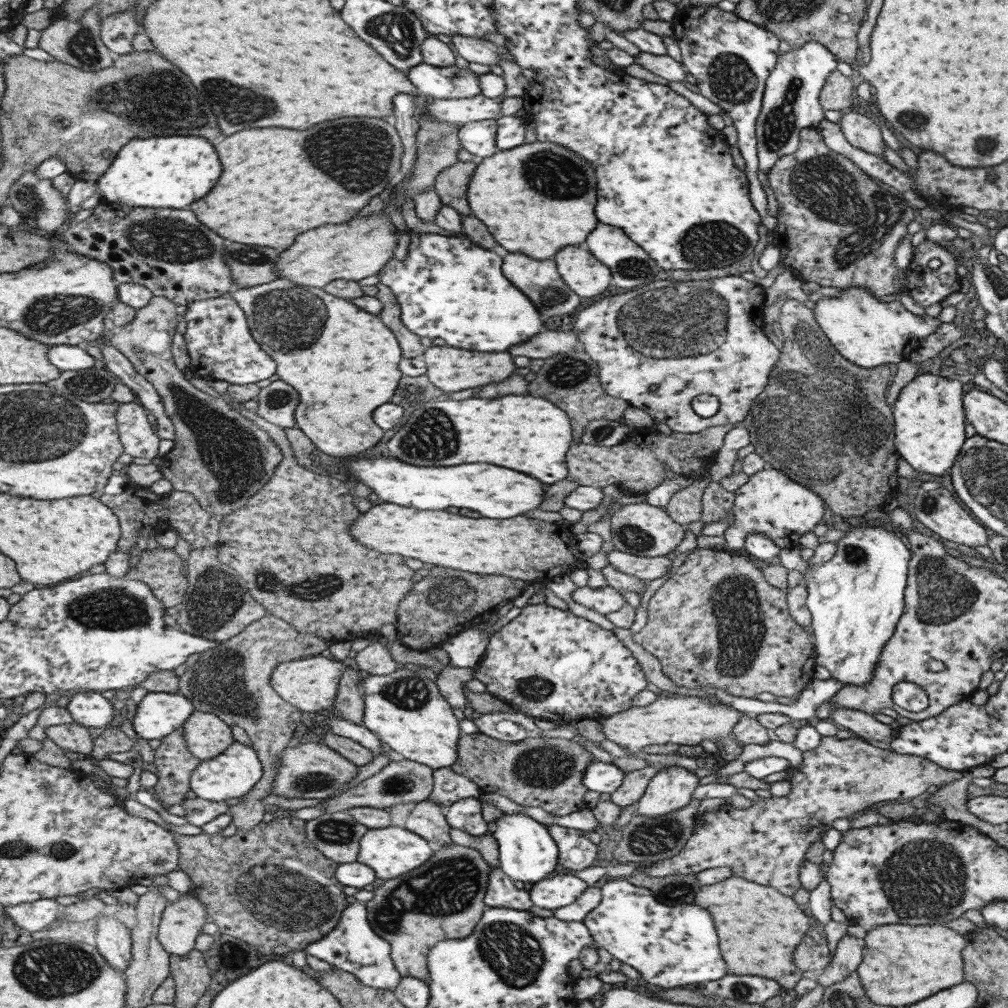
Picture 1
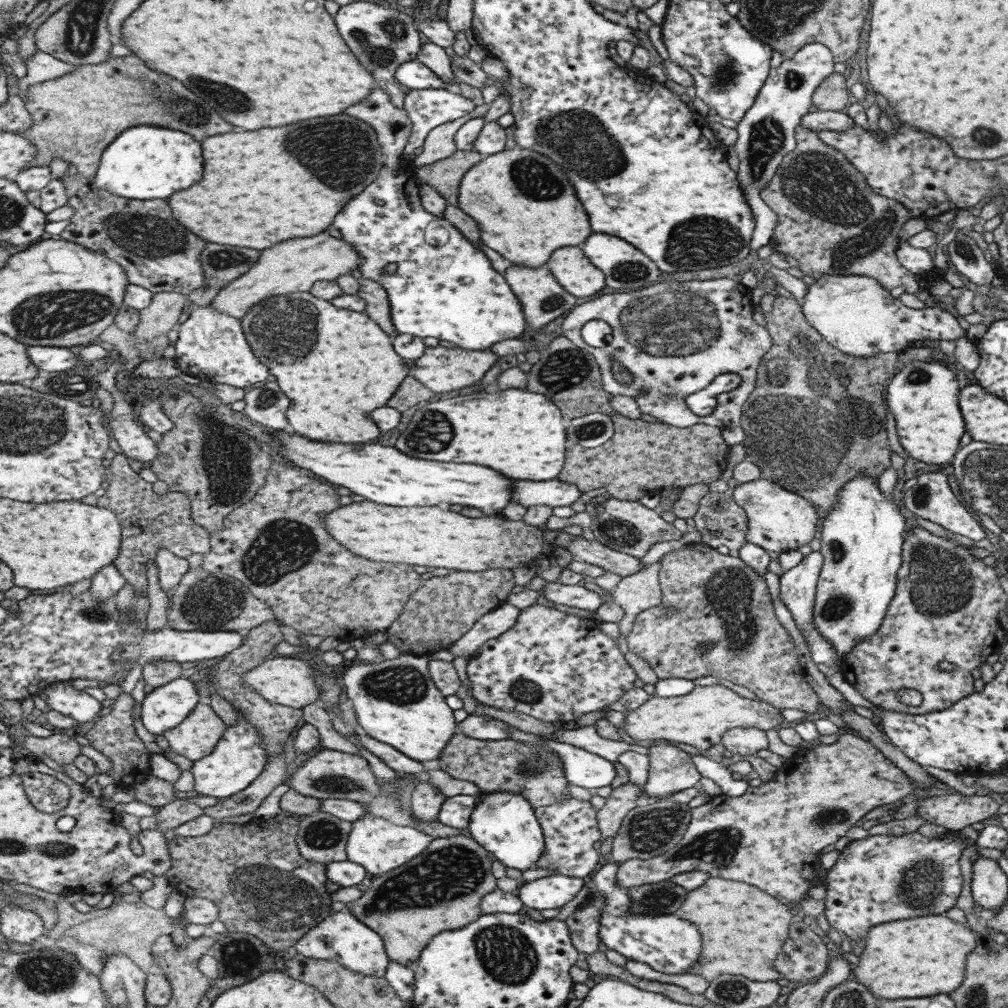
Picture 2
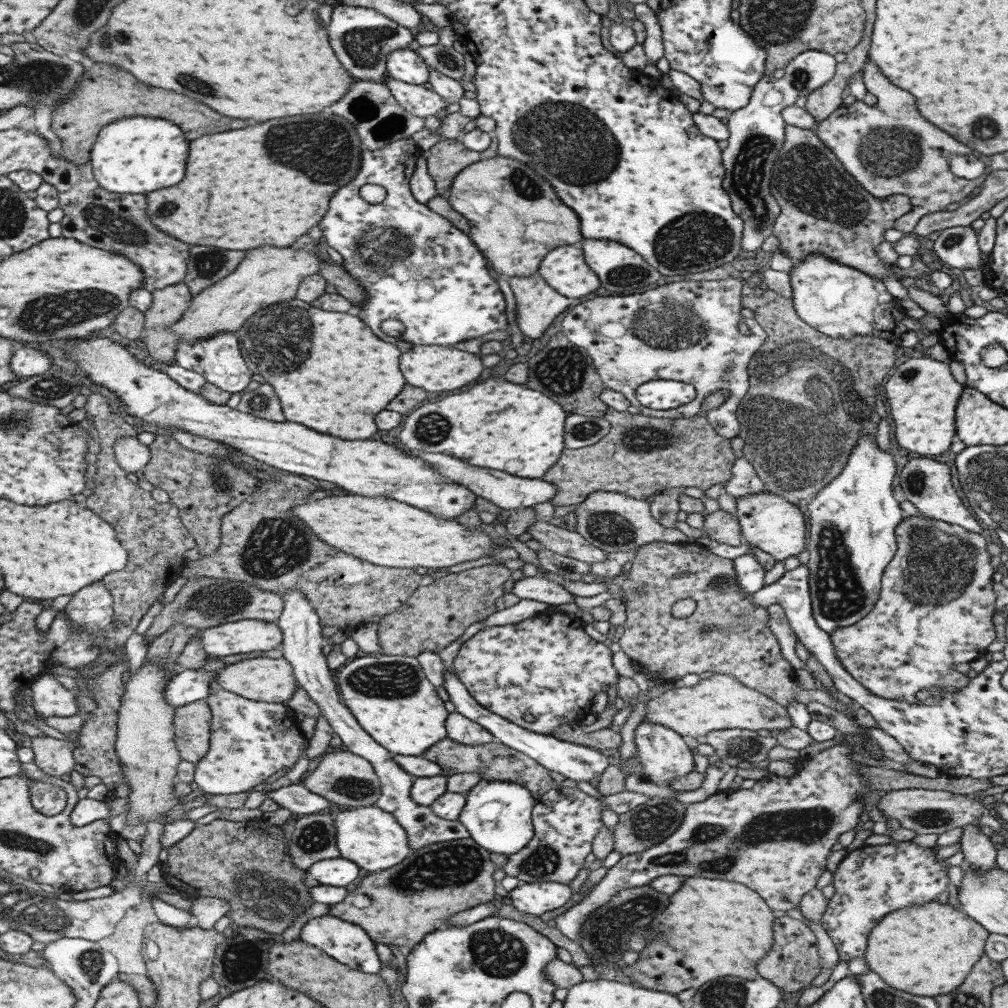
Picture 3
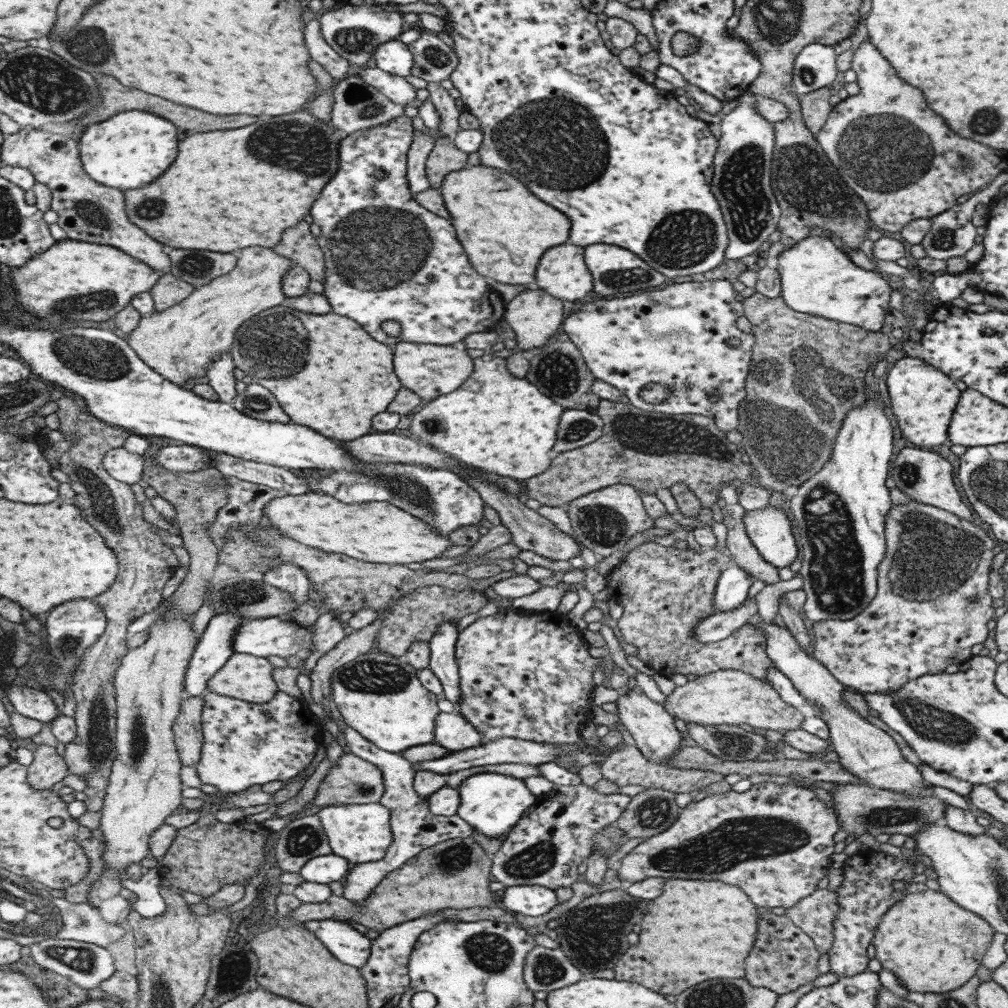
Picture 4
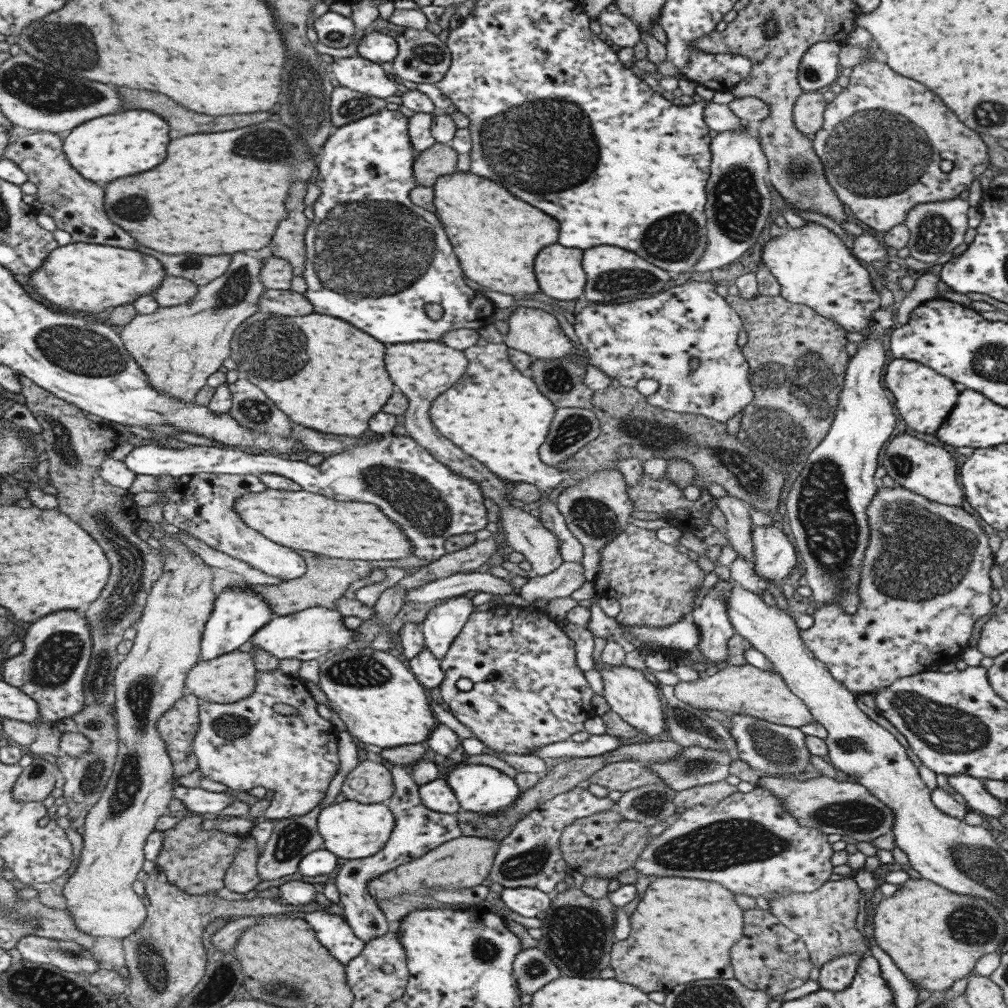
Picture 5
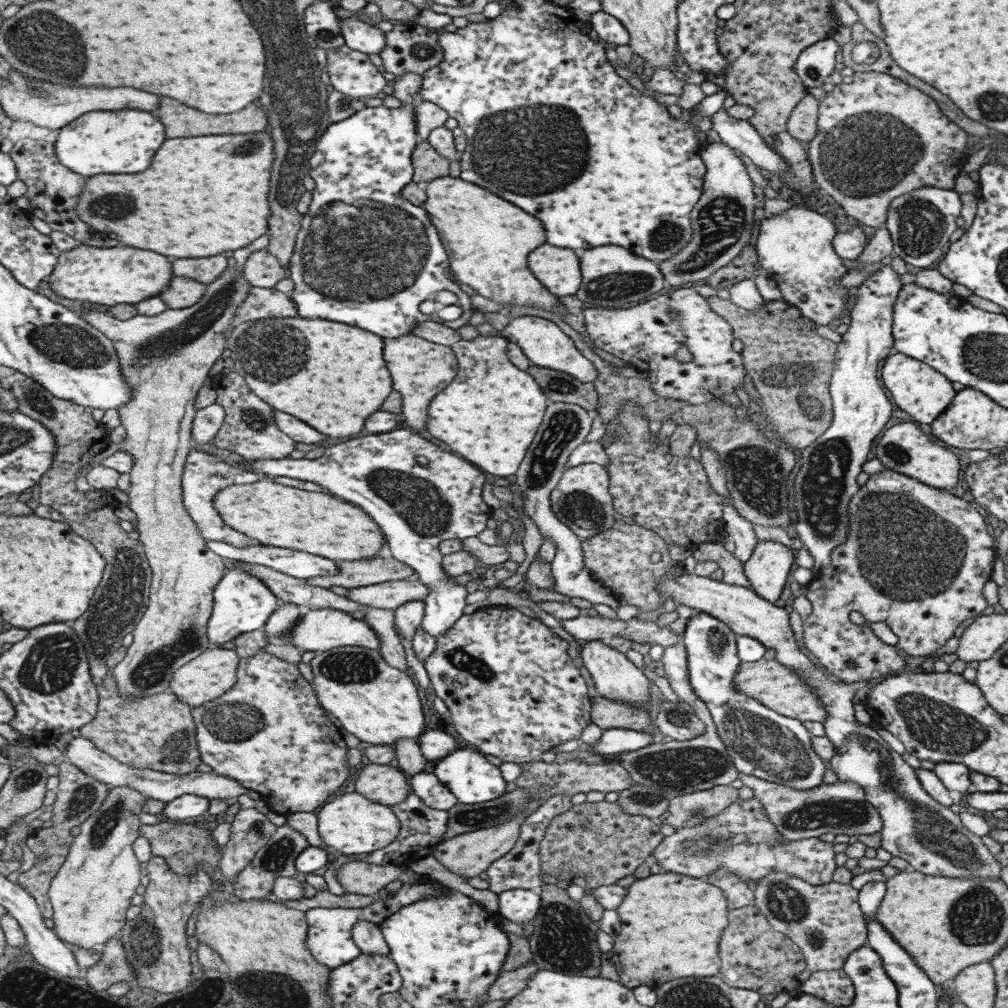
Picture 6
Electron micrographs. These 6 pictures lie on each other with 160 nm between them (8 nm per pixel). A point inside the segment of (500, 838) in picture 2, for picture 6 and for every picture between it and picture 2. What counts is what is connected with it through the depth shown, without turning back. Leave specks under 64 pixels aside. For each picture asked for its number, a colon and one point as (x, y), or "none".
3: (496, 815)
4: (491, 804)
5: (477, 788)
6: (464, 772)

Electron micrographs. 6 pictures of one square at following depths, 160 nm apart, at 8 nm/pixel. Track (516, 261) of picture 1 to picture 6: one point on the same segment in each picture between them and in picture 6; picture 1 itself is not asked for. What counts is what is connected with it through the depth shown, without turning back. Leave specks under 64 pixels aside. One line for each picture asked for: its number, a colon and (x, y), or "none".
2: (541, 299)
3: (536, 305)
4: (533, 316)
5: (531, 331)
6: (542, 342)

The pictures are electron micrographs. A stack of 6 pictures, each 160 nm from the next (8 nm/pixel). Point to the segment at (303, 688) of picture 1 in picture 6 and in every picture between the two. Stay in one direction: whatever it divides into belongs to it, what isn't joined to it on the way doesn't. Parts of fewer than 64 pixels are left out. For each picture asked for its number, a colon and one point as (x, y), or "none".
2: (285, 680)
3: (265, 679)
4: (247, 678)
5: (230, 677)
6: (207, 676)

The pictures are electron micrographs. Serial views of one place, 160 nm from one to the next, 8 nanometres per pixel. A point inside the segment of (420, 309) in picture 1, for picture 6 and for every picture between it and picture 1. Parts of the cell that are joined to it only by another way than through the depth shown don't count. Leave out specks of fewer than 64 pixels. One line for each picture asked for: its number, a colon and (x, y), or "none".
2: (443, 287)
3: (416, 267)
4: (386, 258)
5: (368, 245)
6: (359, 240)

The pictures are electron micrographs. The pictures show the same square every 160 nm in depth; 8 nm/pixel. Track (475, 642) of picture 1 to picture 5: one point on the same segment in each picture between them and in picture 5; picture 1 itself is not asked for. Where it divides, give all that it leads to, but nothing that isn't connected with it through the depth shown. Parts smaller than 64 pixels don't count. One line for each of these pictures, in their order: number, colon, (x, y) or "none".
2: (497, 620)
3: (524, 608)
4: (546, 598)
5: (568, 576)

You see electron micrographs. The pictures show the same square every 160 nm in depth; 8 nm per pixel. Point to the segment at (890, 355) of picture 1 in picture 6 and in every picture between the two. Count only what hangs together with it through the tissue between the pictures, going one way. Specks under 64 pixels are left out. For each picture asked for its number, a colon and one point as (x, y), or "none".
2: (855, 315)
3: (838, 301)
4: (816, 278)
5: (811, 265)
6: (794, 248)

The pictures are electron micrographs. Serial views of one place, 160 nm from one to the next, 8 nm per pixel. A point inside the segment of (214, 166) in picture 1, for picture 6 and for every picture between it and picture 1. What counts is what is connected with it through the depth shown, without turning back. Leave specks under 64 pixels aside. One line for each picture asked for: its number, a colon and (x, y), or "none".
2: (141, 163)
3: (134, 156)
4: (127, 150)
5: (130, 142)
6: (120, 142)

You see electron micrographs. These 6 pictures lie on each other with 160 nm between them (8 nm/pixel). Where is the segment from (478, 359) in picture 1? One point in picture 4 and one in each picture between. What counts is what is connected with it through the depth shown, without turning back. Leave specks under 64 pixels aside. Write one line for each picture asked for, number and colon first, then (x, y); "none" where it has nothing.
2: (439, 369)
3: (432, 368)
4: (429, 370)

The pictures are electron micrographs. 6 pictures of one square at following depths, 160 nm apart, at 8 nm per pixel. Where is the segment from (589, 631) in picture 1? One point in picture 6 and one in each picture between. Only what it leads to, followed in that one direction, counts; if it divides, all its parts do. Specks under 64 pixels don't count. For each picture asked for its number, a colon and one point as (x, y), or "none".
2: (550, 665)
3: (551, 665)
4: (521, 675)
5: (527, 692)
6: (512, 692)

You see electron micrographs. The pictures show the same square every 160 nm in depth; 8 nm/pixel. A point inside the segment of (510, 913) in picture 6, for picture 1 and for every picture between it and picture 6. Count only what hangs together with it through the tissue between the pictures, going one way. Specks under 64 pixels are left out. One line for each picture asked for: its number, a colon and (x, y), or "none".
1: (558, 890)
2: (554, 891)
3: (530, 898)
4: (532, 900)
5: (526, 901)

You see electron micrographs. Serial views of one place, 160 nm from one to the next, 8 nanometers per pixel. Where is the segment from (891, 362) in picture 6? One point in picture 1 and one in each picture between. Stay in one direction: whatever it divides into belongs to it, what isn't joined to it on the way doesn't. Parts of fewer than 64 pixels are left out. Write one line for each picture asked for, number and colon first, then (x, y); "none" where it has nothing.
1: (929, 419)
2: (922, 396)
3: (921, 393)
4: (922, 398)
5: (922, 397)

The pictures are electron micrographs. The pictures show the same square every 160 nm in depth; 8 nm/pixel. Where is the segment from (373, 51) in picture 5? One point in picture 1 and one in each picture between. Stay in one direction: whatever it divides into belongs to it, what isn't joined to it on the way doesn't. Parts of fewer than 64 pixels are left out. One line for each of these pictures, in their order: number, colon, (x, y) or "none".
1: (450, 82)
2: (412, 74)
3: (404, 65)
4: (392, 56)

